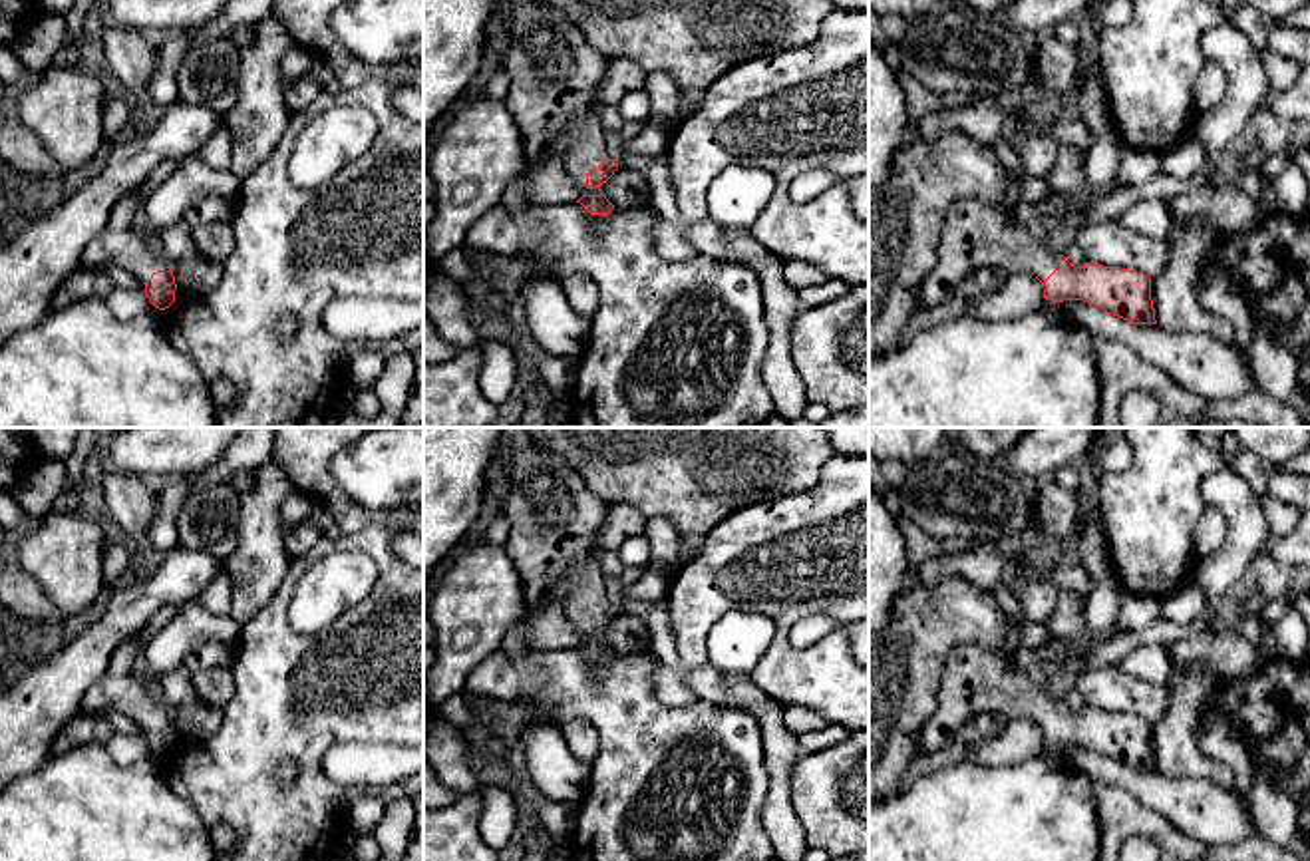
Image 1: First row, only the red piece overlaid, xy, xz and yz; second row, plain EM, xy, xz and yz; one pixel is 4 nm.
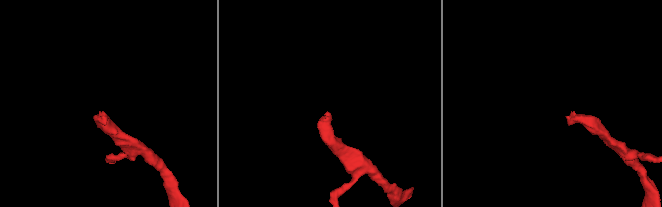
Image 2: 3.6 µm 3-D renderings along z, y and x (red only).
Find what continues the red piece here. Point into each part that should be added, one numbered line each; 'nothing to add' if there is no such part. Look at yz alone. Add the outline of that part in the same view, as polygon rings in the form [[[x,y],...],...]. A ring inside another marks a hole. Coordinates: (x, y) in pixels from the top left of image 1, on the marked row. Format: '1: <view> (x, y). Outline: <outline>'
1: yz (977, 233). Outline: [[[960,199],[946,211],[936,264],[914,290],[916,308],[950,308],[958,284],[976,268],[1026,272],[1044,282],[1056,266],[1058,253],[1008,211],[1008,201]]]

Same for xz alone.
1: xz (555, 72). Outline: [[[519,0],[507,34],[503,70],[513,84],[505,105],[525,137],[527,163],[539,167],[561,157],[573,181],[584,185],[588,171],[612,159],[598,97],[610,58],[543,0]]]

